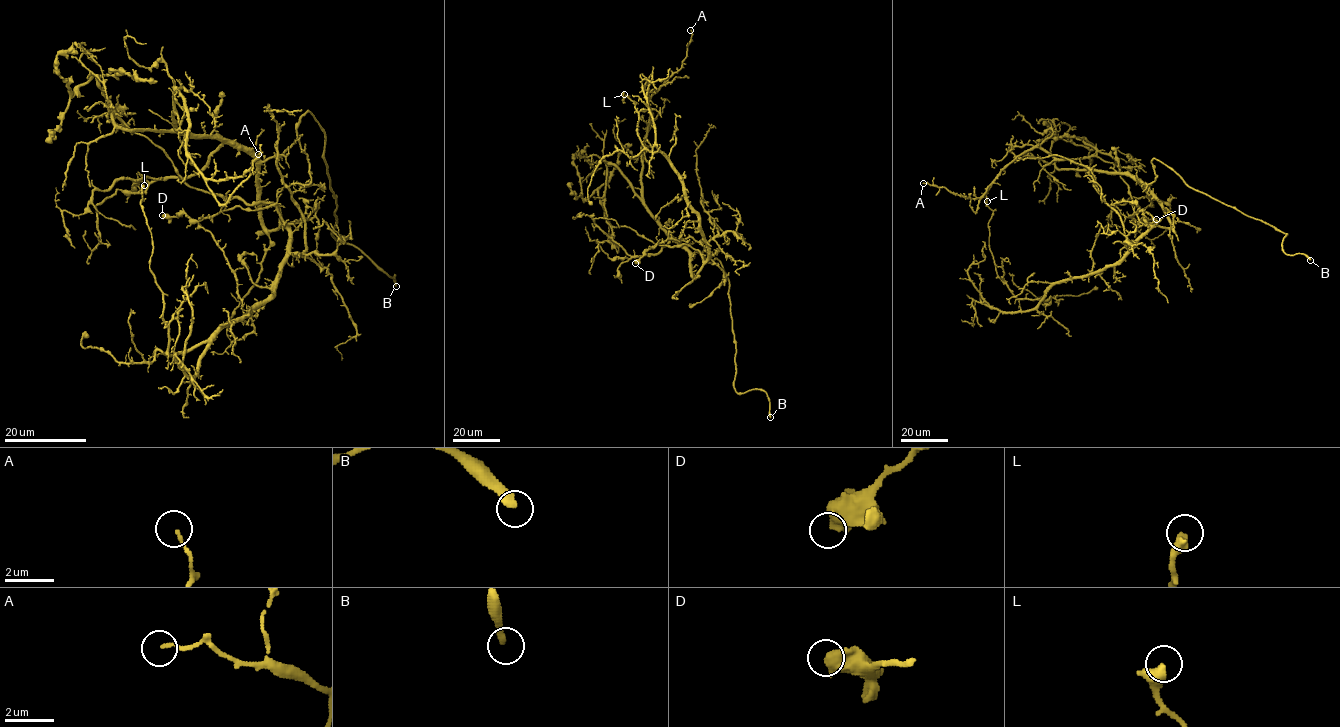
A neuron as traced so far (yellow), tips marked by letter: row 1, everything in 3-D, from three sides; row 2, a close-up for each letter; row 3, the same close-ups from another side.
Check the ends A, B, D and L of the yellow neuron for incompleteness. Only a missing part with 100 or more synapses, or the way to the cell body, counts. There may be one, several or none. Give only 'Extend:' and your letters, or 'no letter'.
Extend: B

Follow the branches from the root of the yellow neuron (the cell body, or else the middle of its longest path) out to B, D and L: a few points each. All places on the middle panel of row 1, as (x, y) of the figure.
B: (692, 276), (693, 253), (719, 261), (729, 281), (734, 388), (741, 393), (761, 389), (770, 417)
D: (692, 276), (696, 276), (707, 253), (691, 237), (658, 242), (635, 263)
L: (692, 276), (708, 254), (697, 213), (673, 164), (643, 146), (635, 102), (627, 95), (622, 99), (624, 94)

